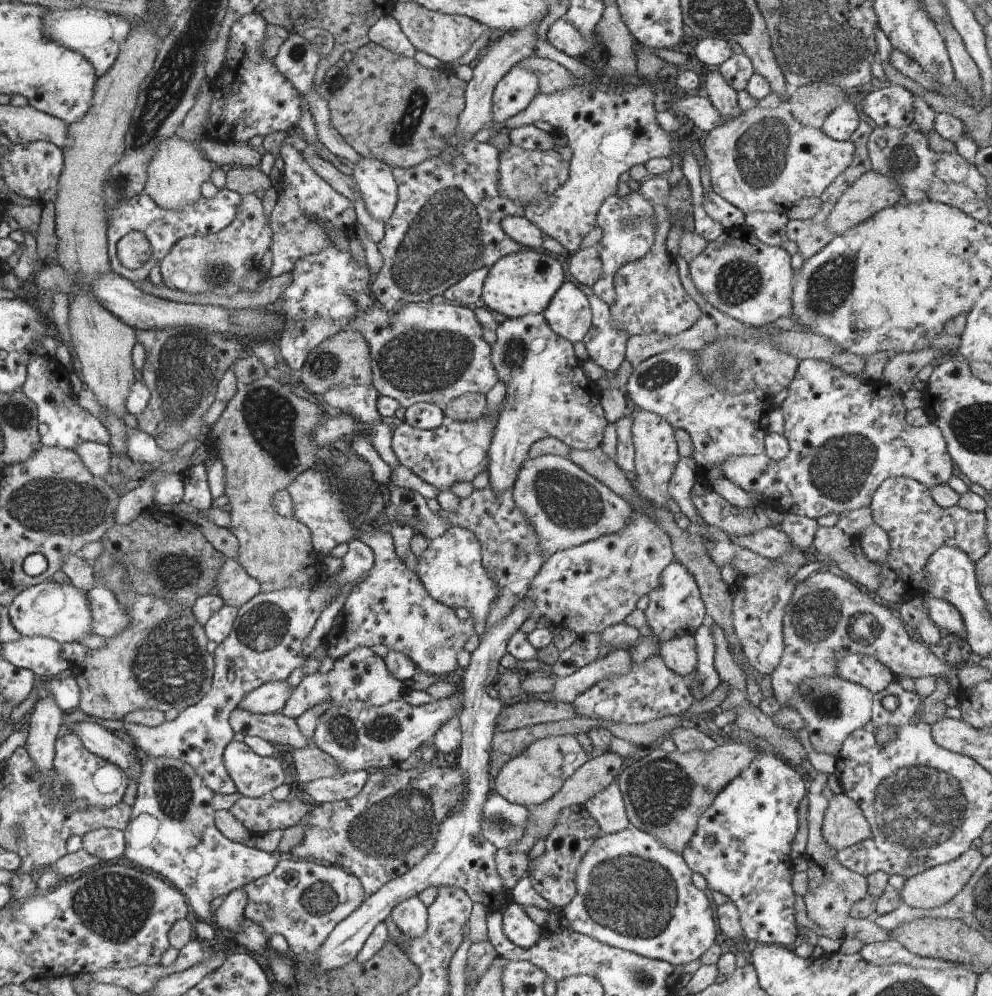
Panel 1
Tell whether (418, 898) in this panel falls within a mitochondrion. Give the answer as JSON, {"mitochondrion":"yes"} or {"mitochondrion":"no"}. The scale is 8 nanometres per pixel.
{"mitochondrion":"no"}

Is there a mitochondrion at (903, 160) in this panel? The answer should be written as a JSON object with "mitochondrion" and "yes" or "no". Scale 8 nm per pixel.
{"mitochondrion":"yes"}

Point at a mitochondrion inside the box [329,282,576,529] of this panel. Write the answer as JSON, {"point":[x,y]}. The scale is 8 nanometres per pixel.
{"point":[420,361]}

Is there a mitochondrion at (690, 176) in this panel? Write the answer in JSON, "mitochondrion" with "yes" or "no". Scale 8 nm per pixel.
{"mitochondrion":"no"}

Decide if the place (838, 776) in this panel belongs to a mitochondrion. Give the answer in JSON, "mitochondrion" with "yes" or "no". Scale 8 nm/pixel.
{"mitochondrion":"no"}

